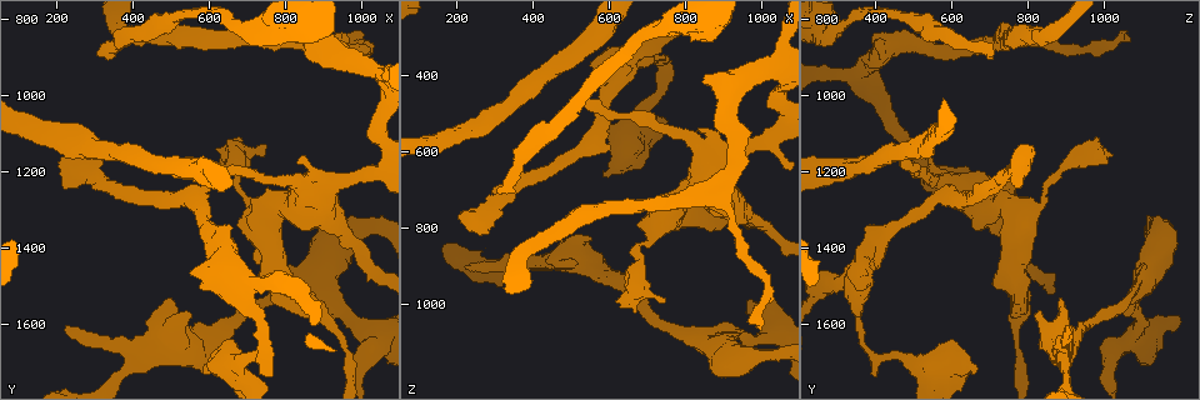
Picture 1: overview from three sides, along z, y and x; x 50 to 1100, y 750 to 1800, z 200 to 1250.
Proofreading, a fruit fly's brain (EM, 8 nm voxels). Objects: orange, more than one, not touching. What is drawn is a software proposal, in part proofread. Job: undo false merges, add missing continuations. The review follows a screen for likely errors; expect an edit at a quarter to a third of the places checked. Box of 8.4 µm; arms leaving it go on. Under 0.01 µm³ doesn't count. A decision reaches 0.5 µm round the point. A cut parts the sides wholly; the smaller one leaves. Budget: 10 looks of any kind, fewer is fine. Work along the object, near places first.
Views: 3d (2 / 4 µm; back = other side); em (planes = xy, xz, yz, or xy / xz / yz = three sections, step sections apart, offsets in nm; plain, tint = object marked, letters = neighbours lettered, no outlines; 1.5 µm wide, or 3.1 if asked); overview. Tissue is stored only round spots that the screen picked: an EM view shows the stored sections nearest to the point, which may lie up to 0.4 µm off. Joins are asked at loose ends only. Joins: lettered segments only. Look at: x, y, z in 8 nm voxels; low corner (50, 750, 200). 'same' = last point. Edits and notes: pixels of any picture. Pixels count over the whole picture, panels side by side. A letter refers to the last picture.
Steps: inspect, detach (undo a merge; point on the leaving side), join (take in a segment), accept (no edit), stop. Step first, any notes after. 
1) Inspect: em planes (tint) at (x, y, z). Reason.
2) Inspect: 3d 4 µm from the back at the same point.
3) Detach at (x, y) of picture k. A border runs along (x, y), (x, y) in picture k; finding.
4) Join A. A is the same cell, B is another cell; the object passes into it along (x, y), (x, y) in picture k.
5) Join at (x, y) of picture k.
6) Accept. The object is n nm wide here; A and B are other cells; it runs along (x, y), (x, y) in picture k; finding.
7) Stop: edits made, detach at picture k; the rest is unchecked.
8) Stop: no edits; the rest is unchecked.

Inspect: 3d 4 µm at (540, 1570, 820). Stops while still wide.

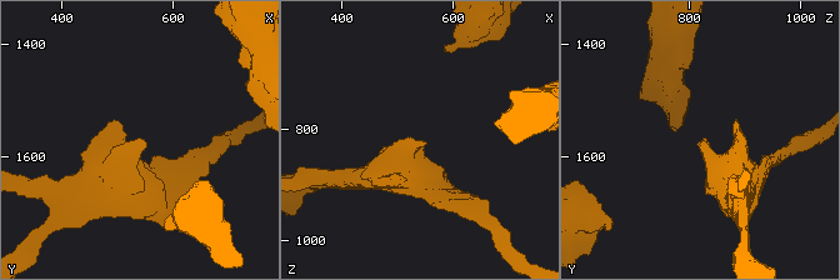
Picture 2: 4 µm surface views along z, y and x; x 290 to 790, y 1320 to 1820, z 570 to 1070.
Inspect: em planes (letters) at (550, 1580, 820).

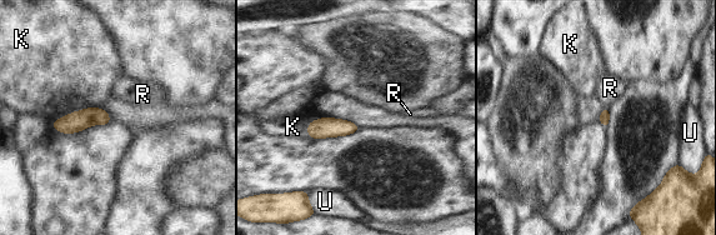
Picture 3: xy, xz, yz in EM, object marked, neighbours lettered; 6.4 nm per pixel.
Accept. K, R and U are other cells; a border runs along (602, 105), (609, 109) in picture 3; none of them fits.

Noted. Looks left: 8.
Inspect: 3d 4 µm at (890, 1515, 1095). Four arms meet.

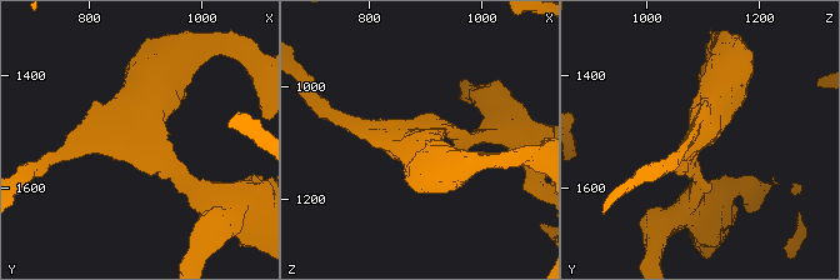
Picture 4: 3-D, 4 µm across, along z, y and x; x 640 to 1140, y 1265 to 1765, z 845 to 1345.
Inspect: em xy step 4 (tint) at (885, 1515, 1095). 4 arms meet here; shape alone is not enough.

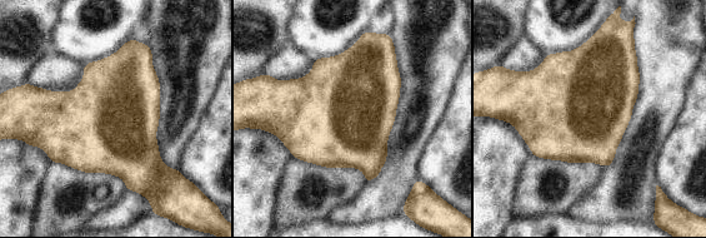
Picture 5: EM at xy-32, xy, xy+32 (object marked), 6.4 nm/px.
Inspect: em planes (letters) at the same point. Another direction.

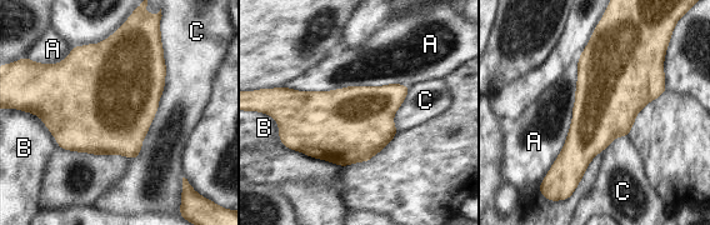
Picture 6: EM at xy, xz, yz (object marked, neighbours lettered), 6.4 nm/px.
Accept. The longest contact is with A, 800 nm; A, B and C are other cells; a border runs along (165, 81), (140, 153), (129, 159) in picture 6; all the same neuron.

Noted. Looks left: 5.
Inspect: 3d 2 µm at (745, 1125, 985). Long arm stops here.

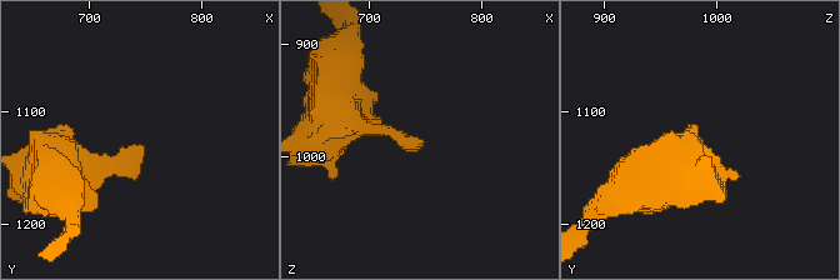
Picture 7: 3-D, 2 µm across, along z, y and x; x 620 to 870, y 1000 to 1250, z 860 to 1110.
Inspect: em planes (plain) at (750, 1130, 988).

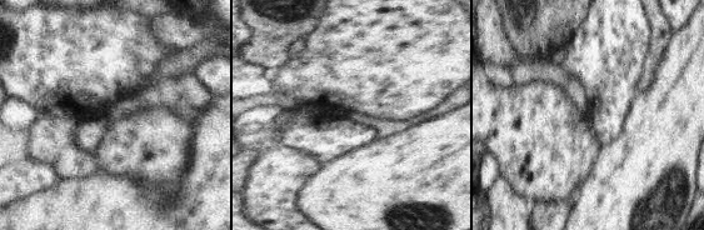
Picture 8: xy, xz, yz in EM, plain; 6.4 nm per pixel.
Inspect: em planes (letters) at the same point. See the neighbours.

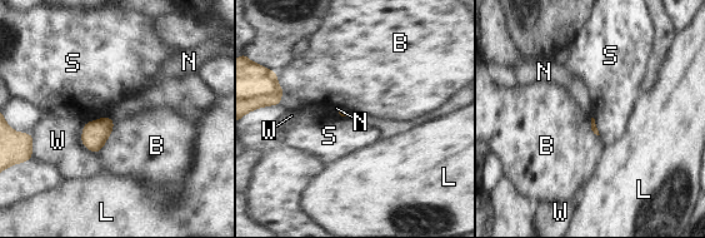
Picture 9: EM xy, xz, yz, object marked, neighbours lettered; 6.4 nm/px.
Accept. B, L, N, S and W are other cells; none of them fits.

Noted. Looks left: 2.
Inspect: 3d 4 µm at (1020, 875, 960). Sharp bend.

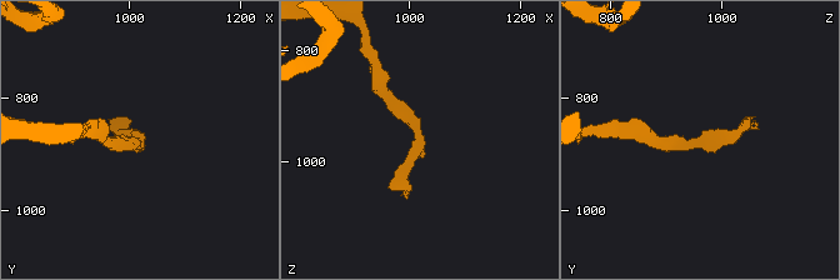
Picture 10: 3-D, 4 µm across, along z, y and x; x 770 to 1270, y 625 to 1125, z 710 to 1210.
Inspect: em xz step 8 (letters) at (1020, 875, 960).

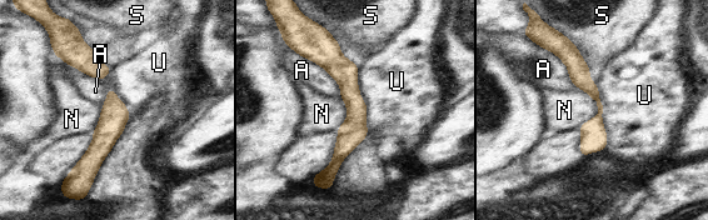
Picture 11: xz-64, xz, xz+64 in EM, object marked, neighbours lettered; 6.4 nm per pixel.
Accept. A, N, S and U are other cells; a border runs along (293, 50), (322, 66), (340, 95) in picture 11; continuous, no second neuron.

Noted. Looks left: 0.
Stop: no edits; the rest is unchecked.

